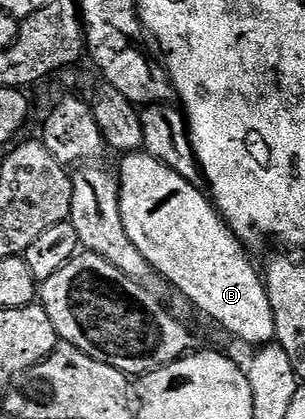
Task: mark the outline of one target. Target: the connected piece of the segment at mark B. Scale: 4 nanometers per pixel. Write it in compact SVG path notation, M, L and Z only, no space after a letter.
M145 150L131 151L121 156L122 164L116 170L116 182L118 184L118 201L120 203L120 217L124 221L124 229L128 233L128 237L132 241L132 245L136 245L136 249L140 249L140 253L144 253L144 257L151 265L154 266L155 272L159 276L162 275L187 299L190 303L195 303L208 318L214 323L219 323L224 330L230 335L235 335L238 339L243 339L246 343L256 343L255 345L269 344L274 339L274 314L272 313L272 305L270 304L270 293L264 282L263 276L256 268L250 264L246 257L246 250L240 241L235 238L233 232L226 225L225 219L218 213L218 208L208 198L207 192L201 186L184 181L184 177L180 177L180 173L172 173L172 169L168 169L168 165L164 165L160 161L156 161L156 157L147 155Z

